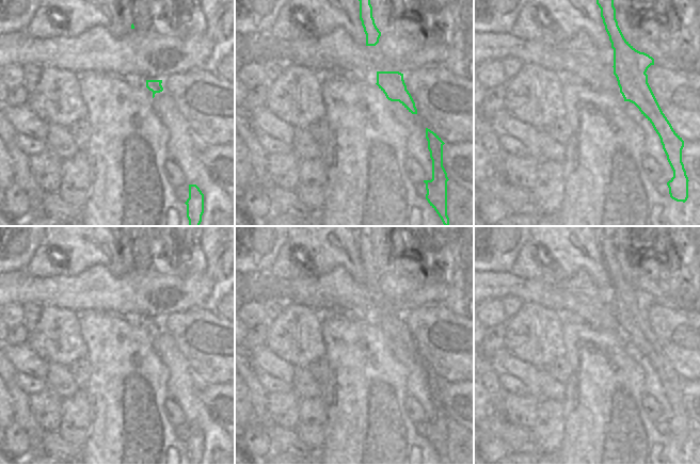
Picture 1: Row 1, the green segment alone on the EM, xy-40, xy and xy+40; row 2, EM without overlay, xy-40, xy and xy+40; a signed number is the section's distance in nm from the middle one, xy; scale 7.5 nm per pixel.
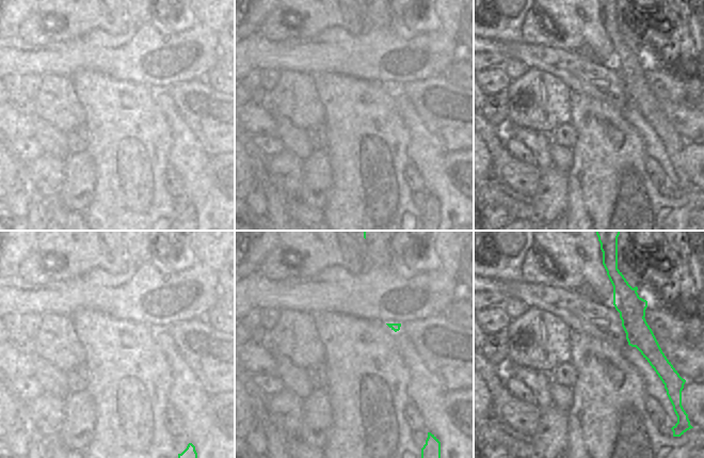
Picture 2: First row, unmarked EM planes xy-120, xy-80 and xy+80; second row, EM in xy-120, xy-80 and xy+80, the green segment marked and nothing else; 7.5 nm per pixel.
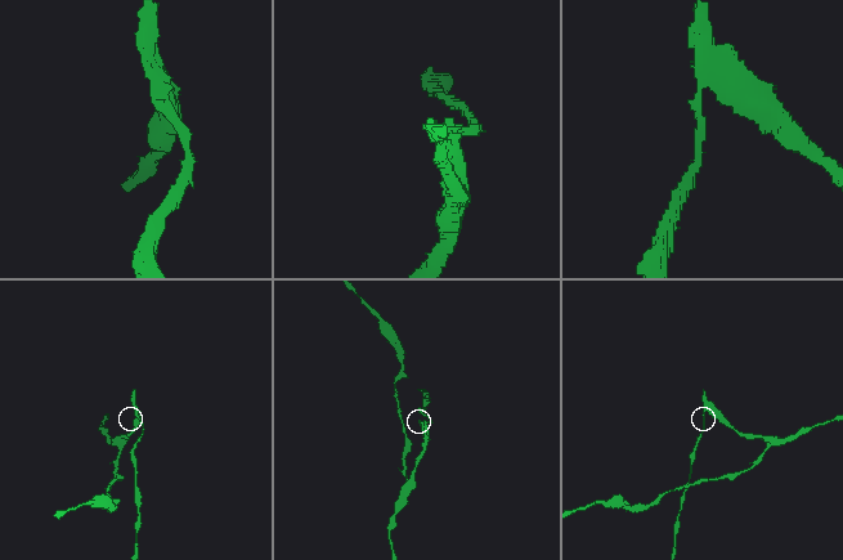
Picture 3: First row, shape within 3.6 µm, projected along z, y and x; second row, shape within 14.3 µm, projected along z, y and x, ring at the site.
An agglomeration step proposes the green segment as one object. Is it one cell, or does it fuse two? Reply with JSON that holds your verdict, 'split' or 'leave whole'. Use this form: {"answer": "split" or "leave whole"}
{"answer": "split"}

